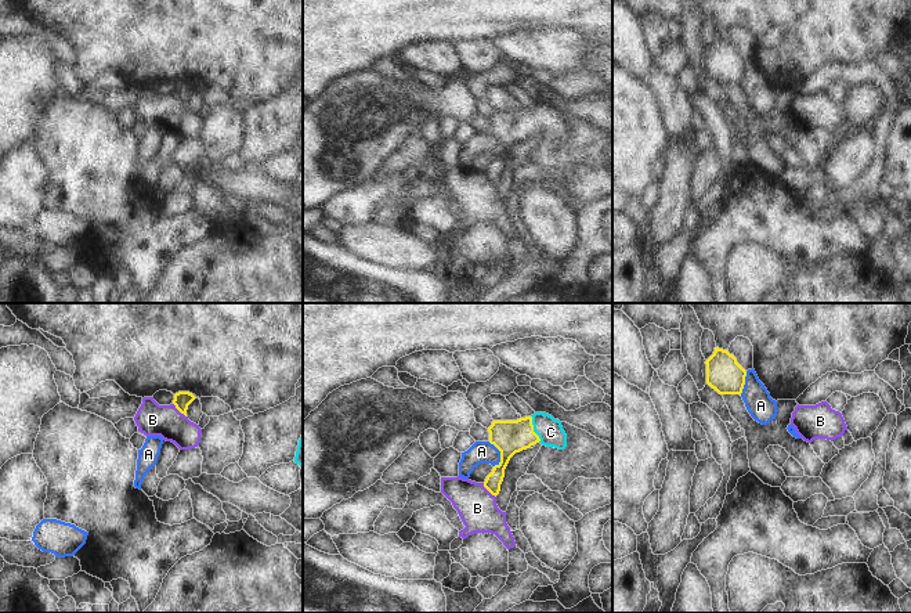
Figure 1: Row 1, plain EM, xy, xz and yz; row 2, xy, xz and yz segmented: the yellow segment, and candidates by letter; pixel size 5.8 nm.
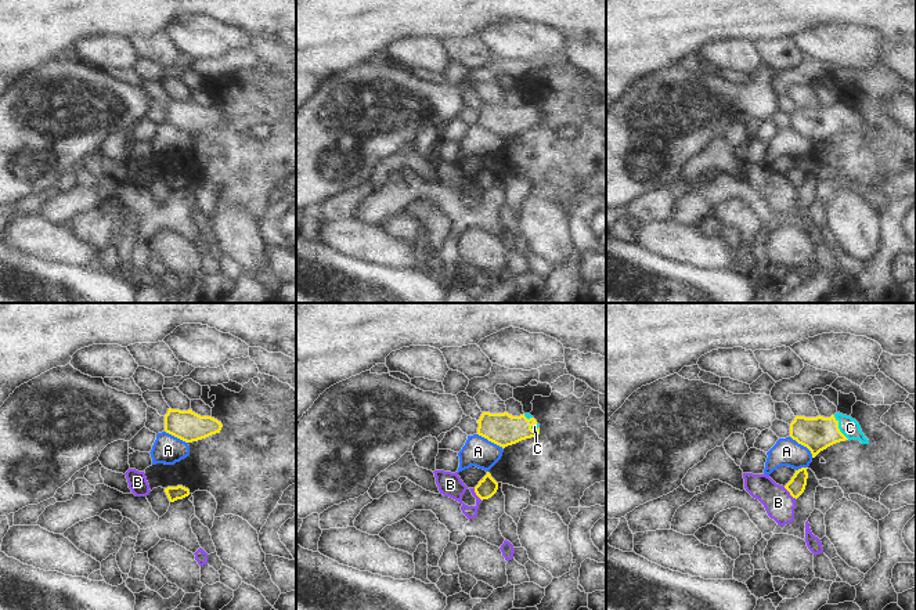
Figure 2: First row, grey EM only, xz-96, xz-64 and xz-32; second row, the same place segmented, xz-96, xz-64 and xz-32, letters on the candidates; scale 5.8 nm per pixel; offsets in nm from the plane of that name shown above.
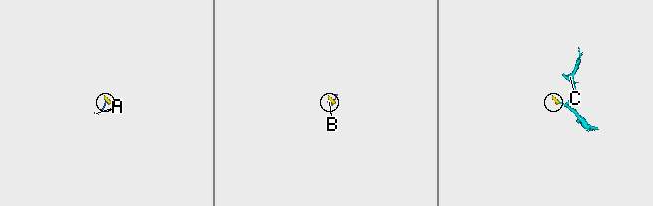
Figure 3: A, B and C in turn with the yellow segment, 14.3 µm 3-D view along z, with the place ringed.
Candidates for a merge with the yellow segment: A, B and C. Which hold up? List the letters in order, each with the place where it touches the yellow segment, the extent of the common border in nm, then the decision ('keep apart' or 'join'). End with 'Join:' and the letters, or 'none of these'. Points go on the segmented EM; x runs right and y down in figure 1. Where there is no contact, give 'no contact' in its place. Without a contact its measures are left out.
A: xz (501, 454) | 160 nm | keep apart
B: xz (488, 490) | 120 nm | keep apart
C: xz (532, 429) | 170 nm | join
Join: C

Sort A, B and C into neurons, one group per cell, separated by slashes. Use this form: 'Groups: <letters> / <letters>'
Groups: A / B / C.

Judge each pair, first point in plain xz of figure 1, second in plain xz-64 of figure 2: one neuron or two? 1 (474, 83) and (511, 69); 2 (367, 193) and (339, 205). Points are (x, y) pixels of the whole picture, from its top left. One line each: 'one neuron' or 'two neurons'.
1: one neuron
2: one neuron

